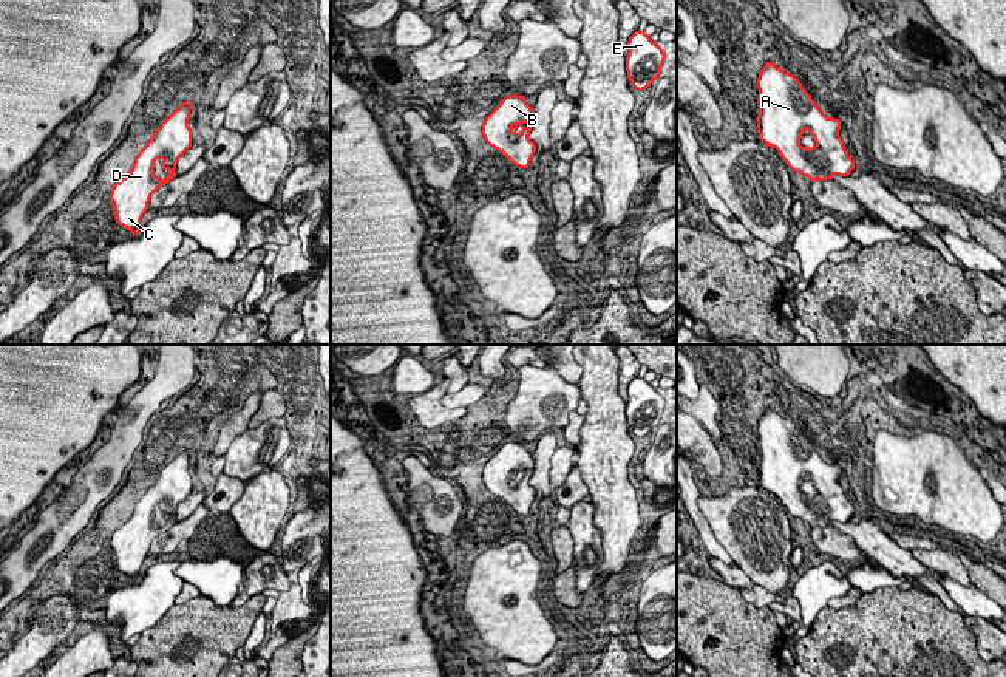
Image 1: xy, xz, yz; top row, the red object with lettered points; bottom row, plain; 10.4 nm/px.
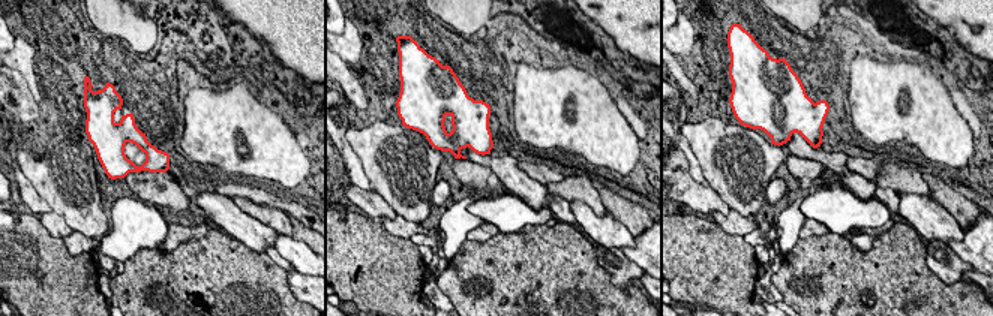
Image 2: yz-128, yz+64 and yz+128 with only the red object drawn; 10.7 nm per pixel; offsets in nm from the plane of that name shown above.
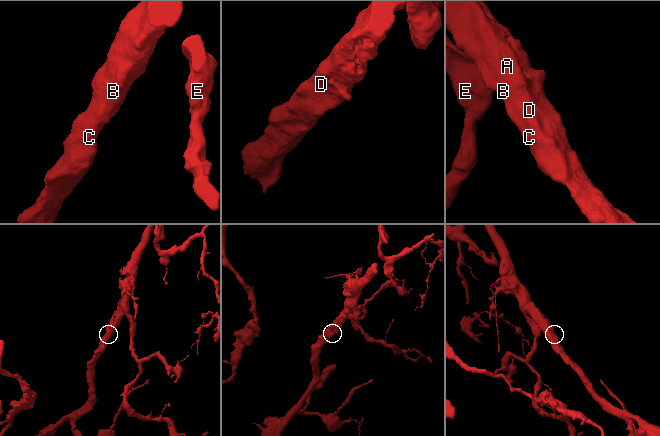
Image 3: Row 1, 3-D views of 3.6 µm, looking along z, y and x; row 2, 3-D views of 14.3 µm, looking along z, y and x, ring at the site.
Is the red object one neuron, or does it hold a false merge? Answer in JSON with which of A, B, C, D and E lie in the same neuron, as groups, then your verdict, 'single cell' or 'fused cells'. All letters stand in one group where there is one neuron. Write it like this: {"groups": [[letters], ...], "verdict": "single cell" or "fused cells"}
{"groups": [["A", "B", "C", "D", "E"]], "verdict": "single cell"}

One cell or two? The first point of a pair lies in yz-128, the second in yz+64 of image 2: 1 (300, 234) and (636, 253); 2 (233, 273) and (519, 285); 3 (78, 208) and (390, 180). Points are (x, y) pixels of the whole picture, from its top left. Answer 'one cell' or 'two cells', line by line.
1: two cells
2: one cell
3: one cell

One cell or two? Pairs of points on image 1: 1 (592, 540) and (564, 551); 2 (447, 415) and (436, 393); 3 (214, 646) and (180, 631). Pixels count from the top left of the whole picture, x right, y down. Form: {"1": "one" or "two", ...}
{"1": "two", "2": "one", "3": "one"}

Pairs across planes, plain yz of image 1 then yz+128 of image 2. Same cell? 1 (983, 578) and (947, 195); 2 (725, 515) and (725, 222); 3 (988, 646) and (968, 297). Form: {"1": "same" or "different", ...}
{"1": "same", "2": "different", "3": "different"}

